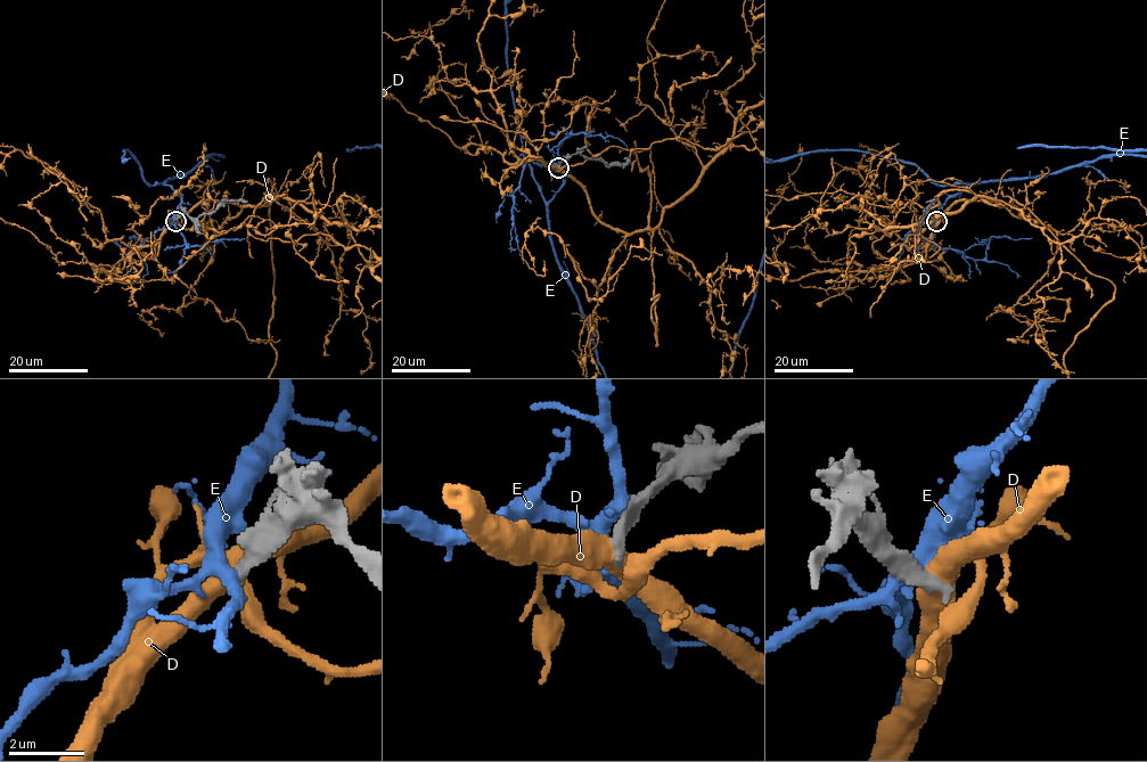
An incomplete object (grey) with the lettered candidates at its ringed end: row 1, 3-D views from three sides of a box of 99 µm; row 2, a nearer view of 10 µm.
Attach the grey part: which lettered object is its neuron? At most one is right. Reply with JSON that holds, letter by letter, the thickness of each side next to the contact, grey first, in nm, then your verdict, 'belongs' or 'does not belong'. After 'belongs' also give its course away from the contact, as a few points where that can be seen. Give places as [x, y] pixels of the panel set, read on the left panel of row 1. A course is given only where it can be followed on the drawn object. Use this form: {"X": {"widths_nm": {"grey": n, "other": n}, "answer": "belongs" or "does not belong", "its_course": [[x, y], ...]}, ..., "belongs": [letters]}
{"D": {"widths_nm": {"grey": 400, "other": 500}, "answer": "does not belong"}, "E": {"widths_nm": {"grey": 360, "other": 320}, "answer": "does not belong"}, "belongs": []}

